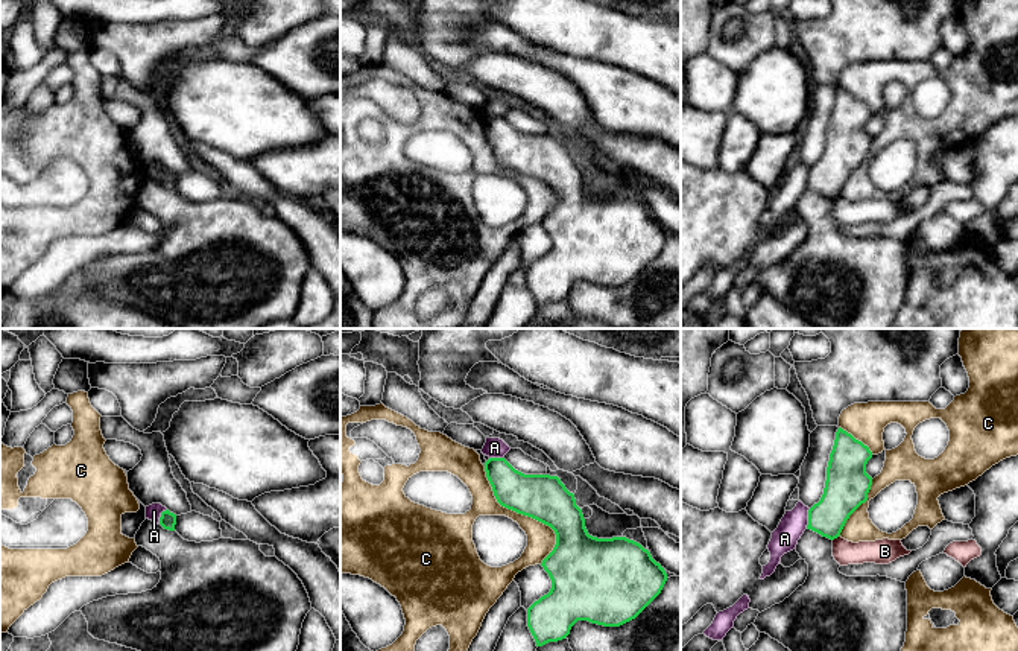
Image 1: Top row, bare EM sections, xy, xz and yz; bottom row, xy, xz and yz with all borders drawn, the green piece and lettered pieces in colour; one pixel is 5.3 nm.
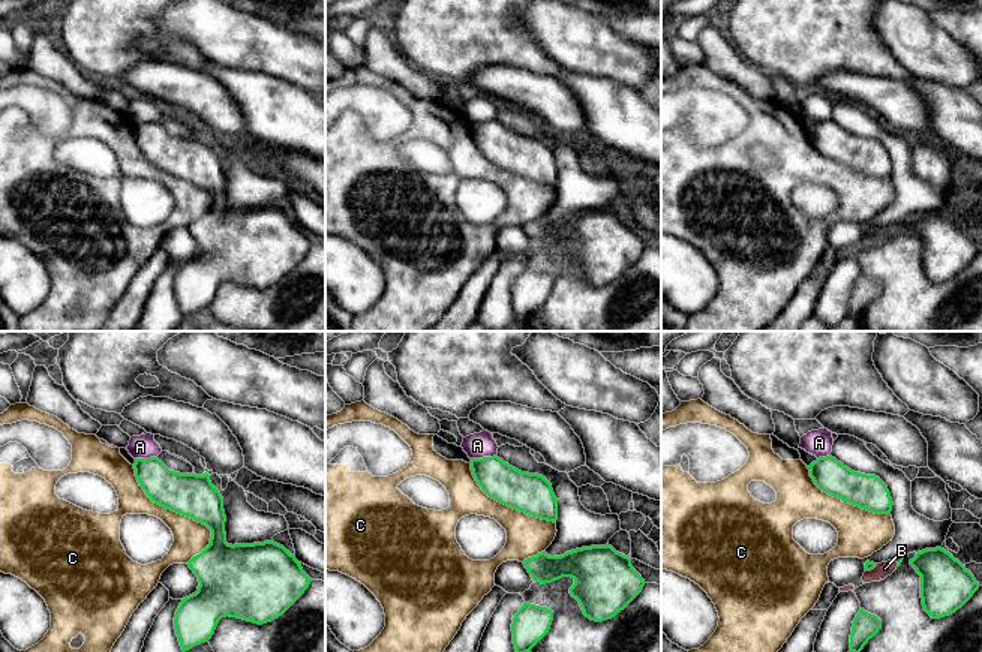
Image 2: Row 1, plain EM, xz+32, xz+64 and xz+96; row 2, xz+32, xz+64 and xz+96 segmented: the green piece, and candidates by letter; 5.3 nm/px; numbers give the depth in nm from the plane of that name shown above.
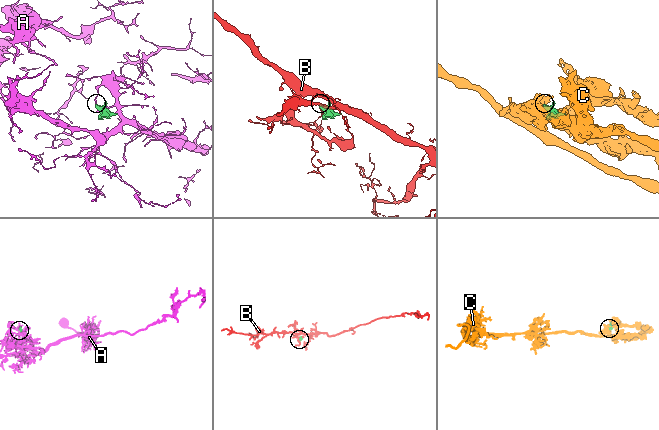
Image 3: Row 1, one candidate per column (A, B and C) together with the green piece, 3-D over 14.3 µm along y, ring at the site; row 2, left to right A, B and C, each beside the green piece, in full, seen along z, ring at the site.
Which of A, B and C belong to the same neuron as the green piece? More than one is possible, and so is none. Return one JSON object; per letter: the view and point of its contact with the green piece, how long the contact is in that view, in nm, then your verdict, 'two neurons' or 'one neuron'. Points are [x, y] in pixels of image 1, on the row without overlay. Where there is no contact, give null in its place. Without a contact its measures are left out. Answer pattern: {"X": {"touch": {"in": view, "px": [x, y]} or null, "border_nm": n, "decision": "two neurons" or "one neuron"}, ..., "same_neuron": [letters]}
{"A": {"touch": {"in": "yz", "px": [809, 178]}, "border_nm": 110, "decision": "two neurons"}, "B": {"touch": {"in": "yz", "px": [836, 196]}, "border_nm": 50, "decision": "two neurons"}, "C": {"touch": {"in": "xz", "px": [524, 174]}, "border_nm": 600, "decision": "two neurons"}, "same_neuron": []}

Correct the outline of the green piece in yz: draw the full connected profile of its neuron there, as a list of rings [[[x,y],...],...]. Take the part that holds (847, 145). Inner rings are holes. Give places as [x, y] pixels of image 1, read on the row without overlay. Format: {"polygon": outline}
{"polygon": [[[842,87],[836,91],[827,126],[827,140],[820,160],[808,169],[808,184],[822,196],[840,195],[849,175],[868,160],[872,137],[866,123],[872,111]]]}

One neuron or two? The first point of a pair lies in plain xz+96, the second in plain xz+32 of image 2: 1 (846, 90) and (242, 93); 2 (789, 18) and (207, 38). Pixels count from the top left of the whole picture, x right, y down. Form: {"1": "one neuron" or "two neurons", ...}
{"1": "two neurons", "2": "two neurons"}

